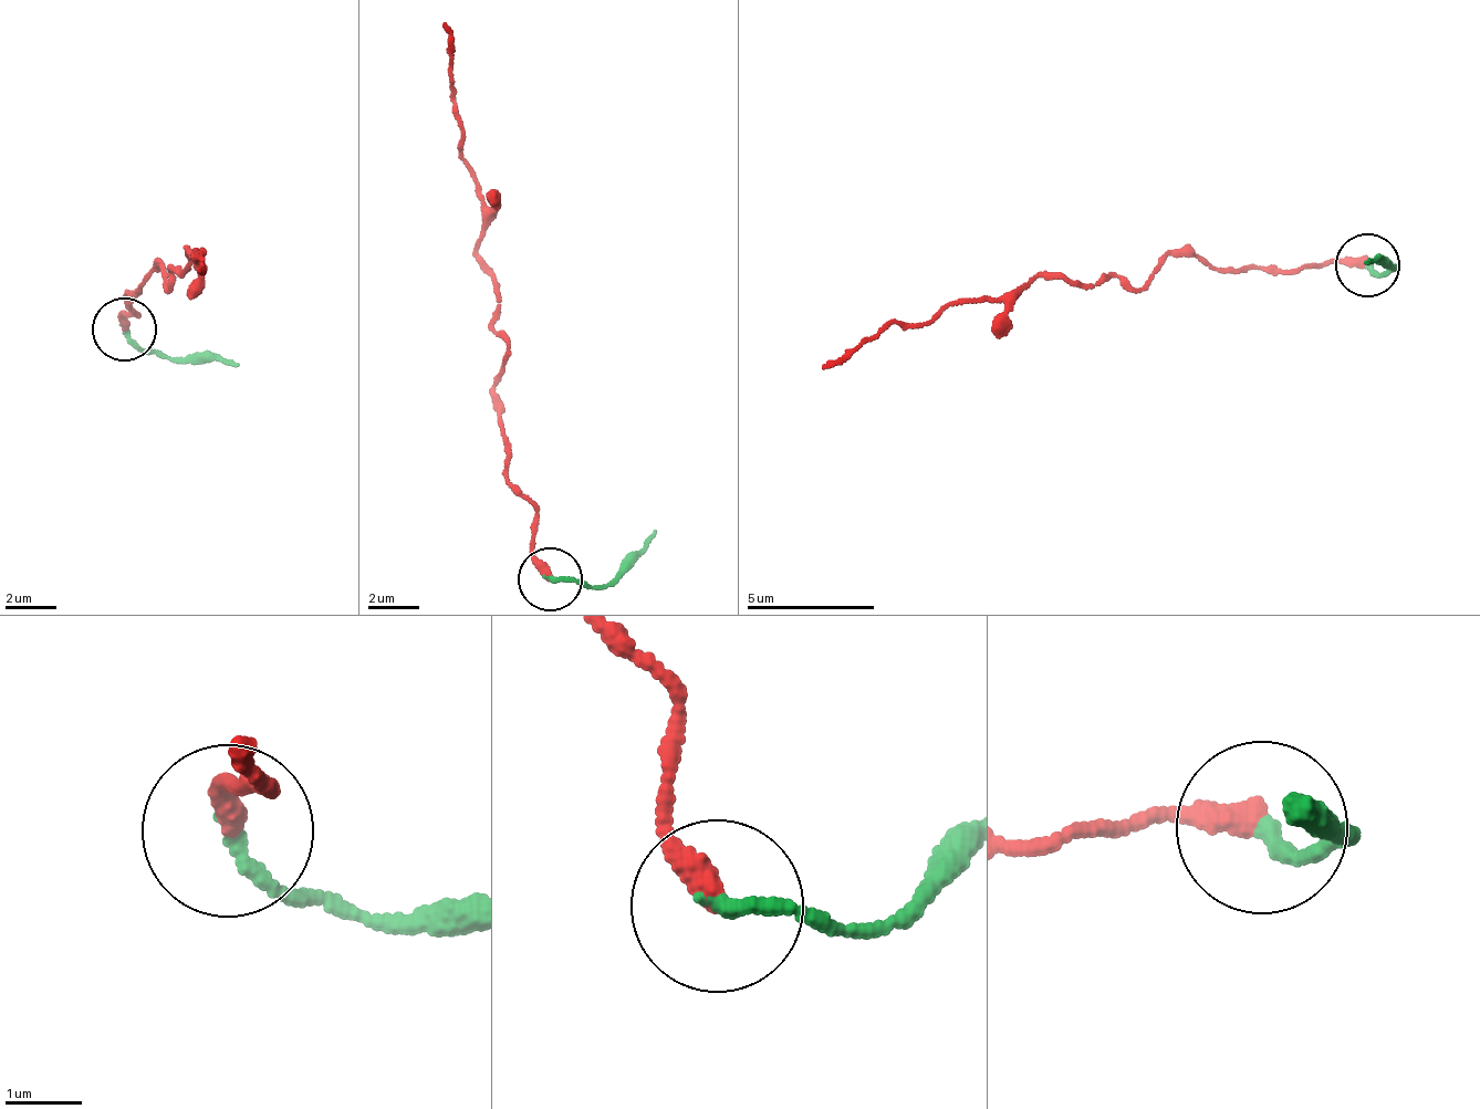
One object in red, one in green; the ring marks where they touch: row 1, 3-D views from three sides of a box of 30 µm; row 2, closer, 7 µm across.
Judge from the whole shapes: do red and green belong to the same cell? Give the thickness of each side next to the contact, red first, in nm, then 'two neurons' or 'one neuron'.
calibres 320 and 200 nm; two neurons

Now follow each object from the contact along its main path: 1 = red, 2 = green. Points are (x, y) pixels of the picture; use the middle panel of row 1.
1: (550, 578), (533, 504), (508, 478), (510, 343), (492, 327), (444, 23)
2: (550, 578), (604, 587), (653, 529)

